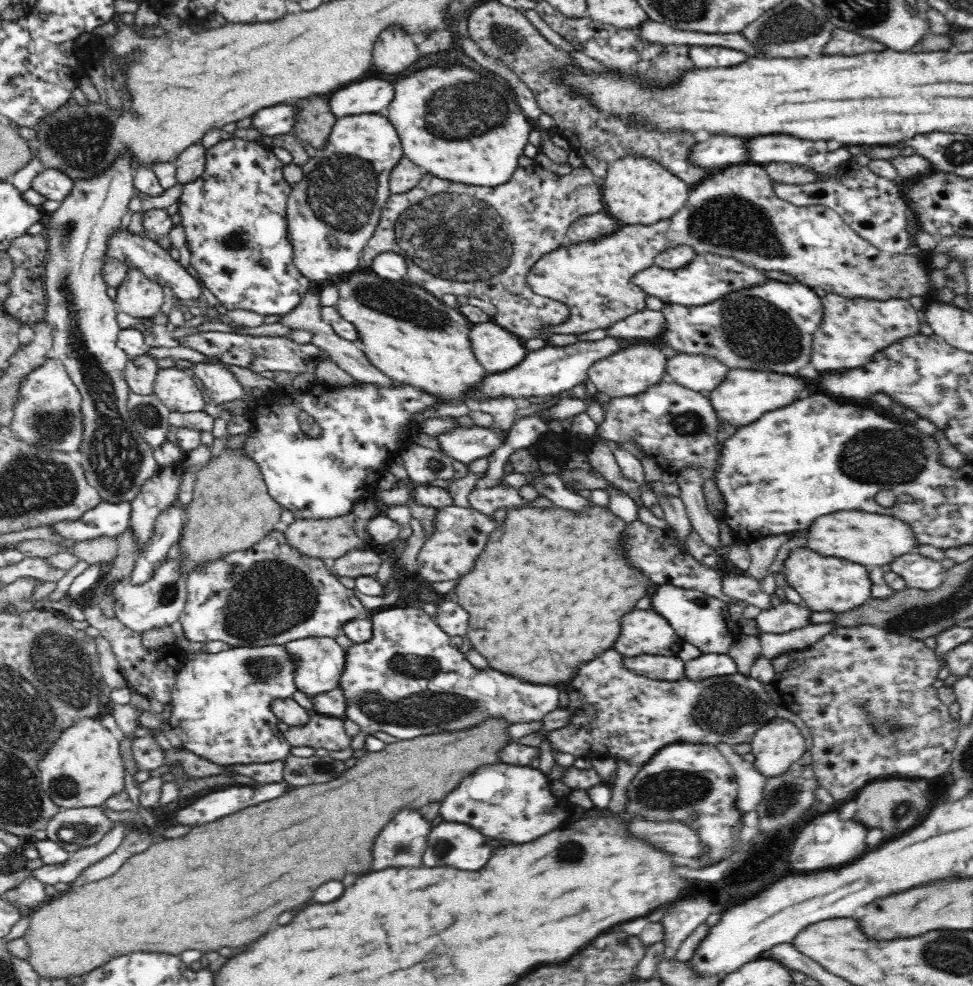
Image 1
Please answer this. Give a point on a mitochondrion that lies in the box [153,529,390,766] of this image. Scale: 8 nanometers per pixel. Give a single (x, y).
(273, 597)

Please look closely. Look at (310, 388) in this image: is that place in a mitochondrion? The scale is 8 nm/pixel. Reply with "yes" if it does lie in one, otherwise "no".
no

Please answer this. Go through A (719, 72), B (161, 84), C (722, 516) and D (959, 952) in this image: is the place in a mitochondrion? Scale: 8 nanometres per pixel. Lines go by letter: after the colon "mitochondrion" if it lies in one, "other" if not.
A: other
B: other
C: other
D: mitochondrion

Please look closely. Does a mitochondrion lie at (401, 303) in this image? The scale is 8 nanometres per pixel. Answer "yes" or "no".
yes

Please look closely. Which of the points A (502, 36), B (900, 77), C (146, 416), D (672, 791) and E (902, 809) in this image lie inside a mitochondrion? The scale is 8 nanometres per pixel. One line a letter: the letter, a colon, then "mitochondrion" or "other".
A: mitochondrion
B: other
C: mitochondrion
D: mitochondrion
E: mitochondrion

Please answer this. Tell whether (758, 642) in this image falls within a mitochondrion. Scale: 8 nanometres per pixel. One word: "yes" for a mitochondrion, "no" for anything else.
no

